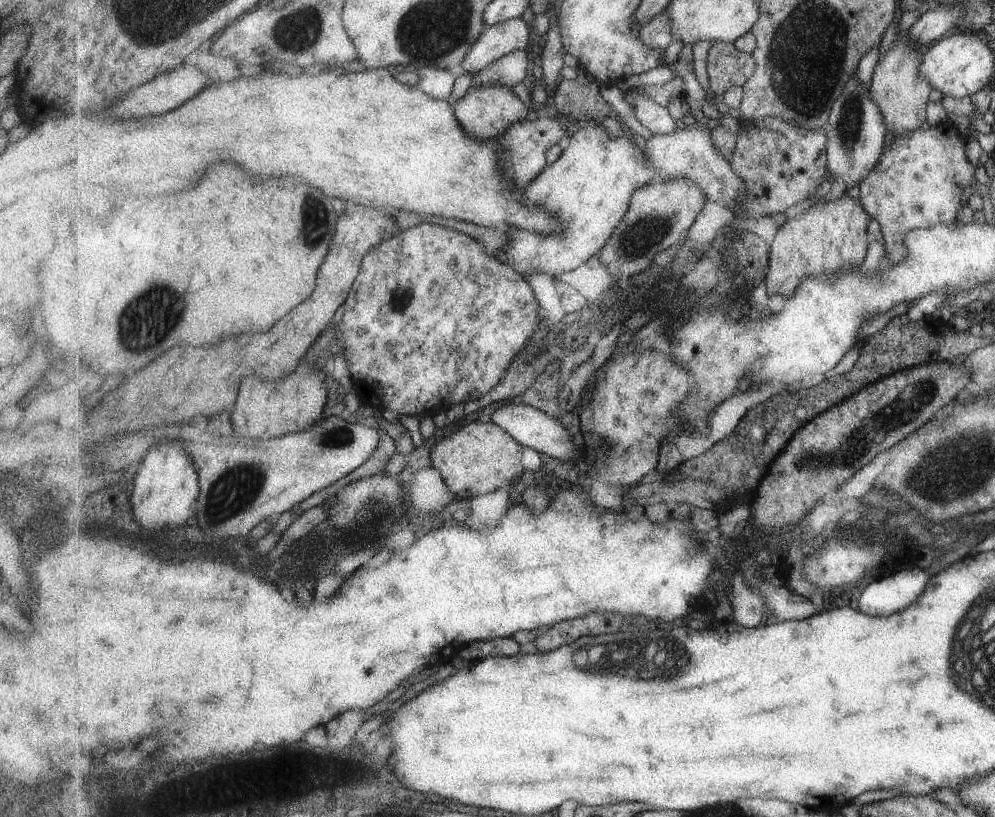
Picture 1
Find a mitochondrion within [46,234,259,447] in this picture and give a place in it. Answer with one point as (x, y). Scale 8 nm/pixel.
(157, 302)

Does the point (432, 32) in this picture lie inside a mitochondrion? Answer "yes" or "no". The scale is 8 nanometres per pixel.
yes

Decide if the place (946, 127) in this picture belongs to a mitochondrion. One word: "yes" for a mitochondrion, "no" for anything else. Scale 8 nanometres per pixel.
no

